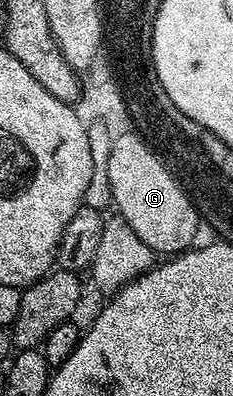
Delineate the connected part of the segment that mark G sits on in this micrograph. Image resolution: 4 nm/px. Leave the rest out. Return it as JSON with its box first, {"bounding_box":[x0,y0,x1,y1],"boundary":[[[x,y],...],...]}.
{"bounding_box":[108,132,201,255],"boundary":[[[138,132],[118,134],[109,151],[108,183],[118,216],[156,255],[178,255],[196,244],[201,216],[190,194],[167,169],[165,161]]]}

